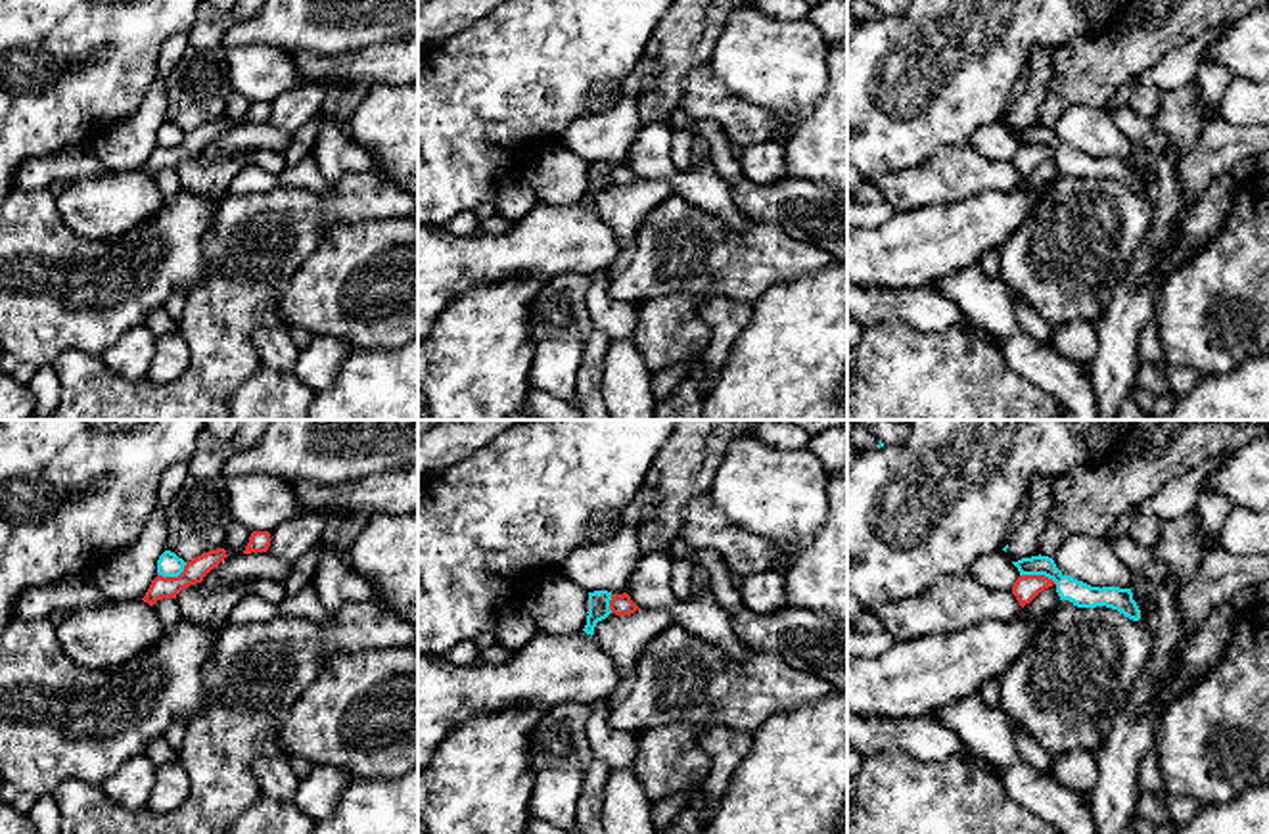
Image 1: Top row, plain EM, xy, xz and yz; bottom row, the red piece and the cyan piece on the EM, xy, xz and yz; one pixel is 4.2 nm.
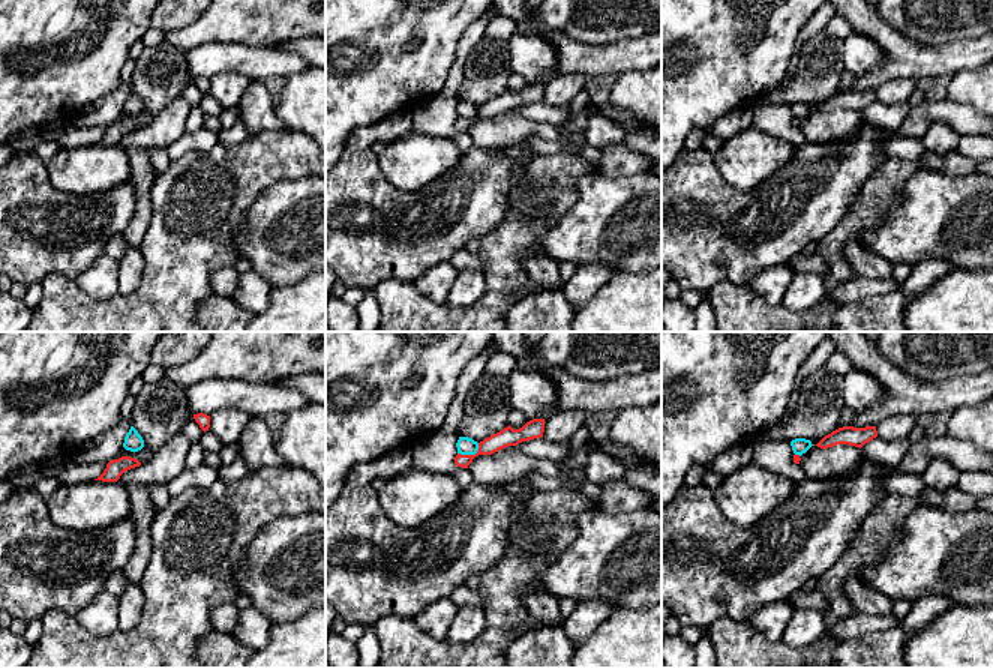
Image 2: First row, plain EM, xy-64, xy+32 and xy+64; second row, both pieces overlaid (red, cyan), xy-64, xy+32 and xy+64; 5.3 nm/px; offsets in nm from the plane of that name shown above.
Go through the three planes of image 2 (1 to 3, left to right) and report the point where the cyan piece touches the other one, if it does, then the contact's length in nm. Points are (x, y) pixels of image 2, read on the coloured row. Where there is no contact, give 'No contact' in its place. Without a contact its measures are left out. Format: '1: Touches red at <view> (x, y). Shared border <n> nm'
1: No contact
2: Touches red at xy+32 (471, 455). Shared border 130 nm
3: Touches red at xy+64 (798, 455). Shared border 30 nm

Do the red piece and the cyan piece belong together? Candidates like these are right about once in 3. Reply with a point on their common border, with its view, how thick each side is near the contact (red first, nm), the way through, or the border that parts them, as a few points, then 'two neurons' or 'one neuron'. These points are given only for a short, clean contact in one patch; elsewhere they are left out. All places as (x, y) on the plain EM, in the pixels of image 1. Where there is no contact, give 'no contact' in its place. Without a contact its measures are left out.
yz (1039, 146) | 110/100 nm | along yz (1020, 144), (1043, 144), (1057, 154) | two neurons

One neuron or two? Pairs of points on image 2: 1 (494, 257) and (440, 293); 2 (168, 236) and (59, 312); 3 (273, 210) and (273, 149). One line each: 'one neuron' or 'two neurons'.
1: two neurons
2: one neuron
3: two neurons

